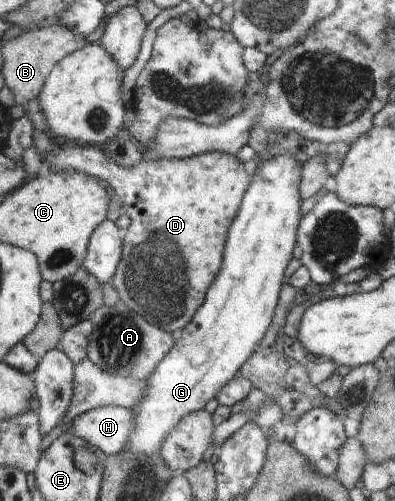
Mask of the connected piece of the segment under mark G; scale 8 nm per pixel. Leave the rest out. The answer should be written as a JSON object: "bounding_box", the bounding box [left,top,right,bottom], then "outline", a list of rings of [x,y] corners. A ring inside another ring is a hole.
{"bounding_box":[124,154,300,458],"outline":[[[278,154],[268,160],[257,160],[254,176],[242,197],[236,218],[228,228],[222,268],[208,287],[204,302],[197,308],[192,320],[180,332],[172,350],[162,358],[152,376],[144,398],[132,408],[136,414],[134,432],[124,450],[136,458],[158,456],[164,440],[172,428],[187,414],[204,410],[212,398],[218,396],[224,384],[236,376],[239,368],[254,354],[254,346],[262,340],[272,324],[274,311],[283,285],[284,270],[292,260],[300,222],[300,164],[290,154]]]}

